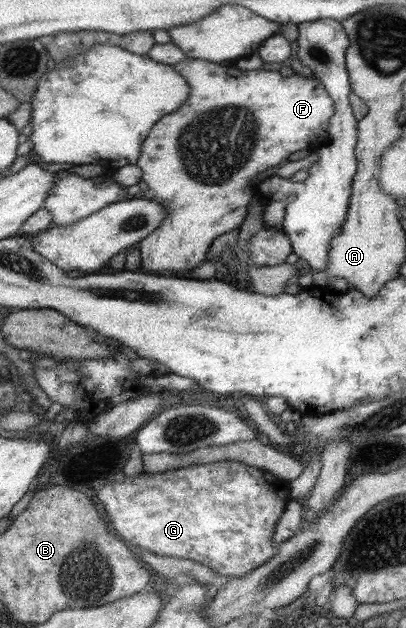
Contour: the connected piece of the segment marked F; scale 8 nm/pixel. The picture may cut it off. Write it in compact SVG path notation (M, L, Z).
M185 59L185 61L181 61L181 63L173 65L173 67L187 81L187 85L191 87L189 99L181 105L181 109L177 109L171 115L165 115L163 119L159 119L155 123L155 127L151 129L149 136L141 146L141 154L139 154L139 160L136 163L137 167L143 171L141 179L147 183L153 193L152 199L155 199L157 203L161 203L167 209L167 214L165 214L165 218L163 218L163 222L157 227L157 230L151 232L138 243L141 266L147 273L156 276L175 275L177 272L185 273L187 270L201 264L201 261L205 261L207 249L211 247L211 243L215 241L216 237L227 233L227 231L237 230L244 223L247 215L247 205L251 203L252 193L257 189L256 185L250 184L251 181L269 167L275 167L275 165L287 161L289 155L295 153L295 151L301 151L301 149L312 151L325 145L327 138L329 138L329 120L335 114L334 101L323 83L315 77L308 79L298 73L291 75L291 77L281 77L277 71L265 71L265 69L259 69L259 71L239 71L237 69L237 75L233 77L233 75L229 75L229 67L223 67L223 65L217 65L217 63L207 63L203 59Z

